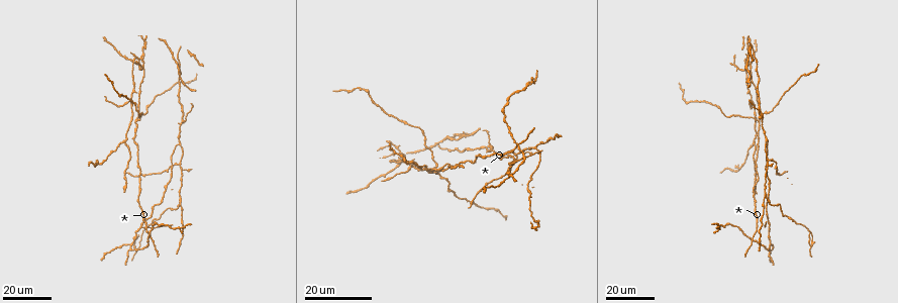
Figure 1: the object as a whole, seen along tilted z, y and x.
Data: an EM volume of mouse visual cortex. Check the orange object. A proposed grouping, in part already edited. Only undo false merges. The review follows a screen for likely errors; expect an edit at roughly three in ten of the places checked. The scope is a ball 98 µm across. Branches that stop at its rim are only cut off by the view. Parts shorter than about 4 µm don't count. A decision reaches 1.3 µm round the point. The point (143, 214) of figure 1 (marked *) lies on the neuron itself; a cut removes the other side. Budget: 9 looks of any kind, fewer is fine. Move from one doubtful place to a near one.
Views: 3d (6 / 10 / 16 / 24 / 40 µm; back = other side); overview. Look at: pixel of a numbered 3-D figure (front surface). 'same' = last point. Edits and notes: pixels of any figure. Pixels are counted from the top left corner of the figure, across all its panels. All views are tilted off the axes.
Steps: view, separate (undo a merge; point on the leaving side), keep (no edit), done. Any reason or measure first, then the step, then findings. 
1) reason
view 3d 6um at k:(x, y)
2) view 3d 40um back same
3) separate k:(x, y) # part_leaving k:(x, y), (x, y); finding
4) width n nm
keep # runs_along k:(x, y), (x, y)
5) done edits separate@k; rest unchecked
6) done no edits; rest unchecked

side arm on a straight run
view 3d 24um at 1:(178, 199)

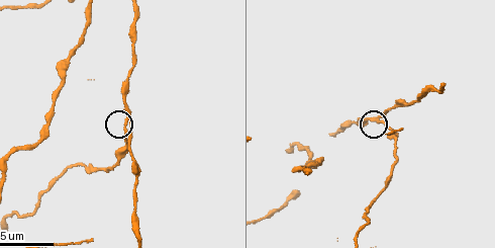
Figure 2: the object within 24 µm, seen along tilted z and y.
closer look
view 3d 10um at 2:(128, 123)

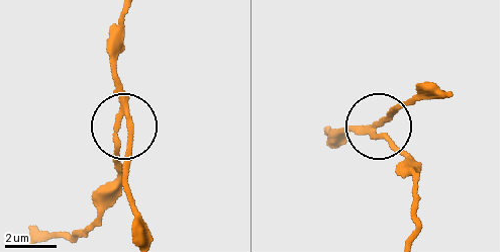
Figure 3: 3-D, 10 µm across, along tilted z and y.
view 3d 10um back at 3:(128, 128)

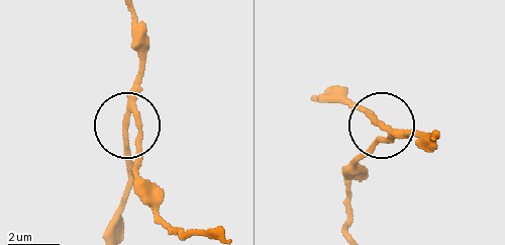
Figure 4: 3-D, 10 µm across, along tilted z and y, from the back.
arms 3
separate 4:(136, 145) # part_leaving 4:(133, 109), (141, 140), (141, 194), (173, 230), (207, 233); two neurons meet here

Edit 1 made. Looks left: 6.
two arms in line, one across
view 3d 16um at 1:(151, 239)

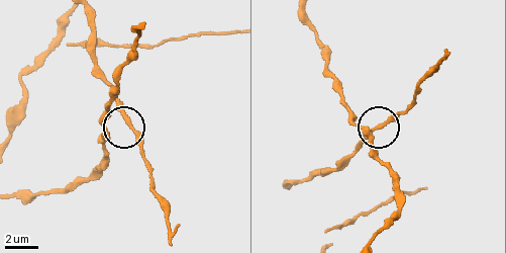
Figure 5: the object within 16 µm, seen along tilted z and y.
view 3d 6um at 5:(122, 114)

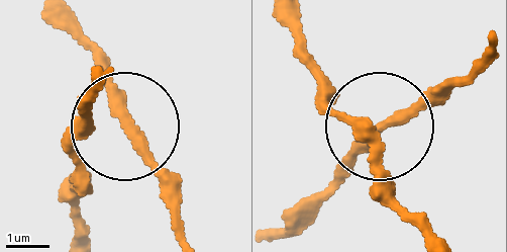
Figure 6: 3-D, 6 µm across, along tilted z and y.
arms 3
keep # runs_along 6:(278, 231), (446, 86); continuous, no second neuron

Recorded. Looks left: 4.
small branch off a trunk
view 3d 24um at 1:(407, 164)

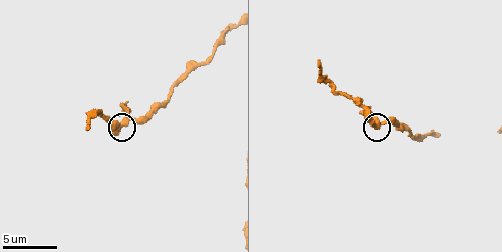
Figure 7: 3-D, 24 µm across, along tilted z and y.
zoom in
view 3d 10um at 7:(133, 119)

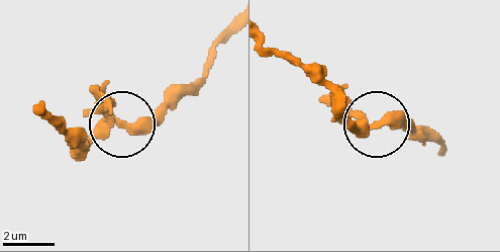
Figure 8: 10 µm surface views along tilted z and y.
width 280 nm
keep # all the same neuron

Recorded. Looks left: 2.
looks like a crossing
view 3d 16um at 1:(761, 117)

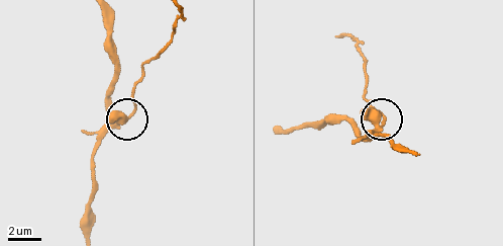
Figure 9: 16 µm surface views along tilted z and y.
view 3d 6um at 9:(376, 130)

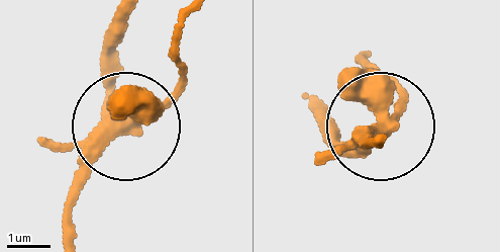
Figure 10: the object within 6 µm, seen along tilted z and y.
side_arm 12 um
separate 10:(186, 66) # two neurons meet here

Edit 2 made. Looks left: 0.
done edits separate@4, separate@10; rest unchecked

